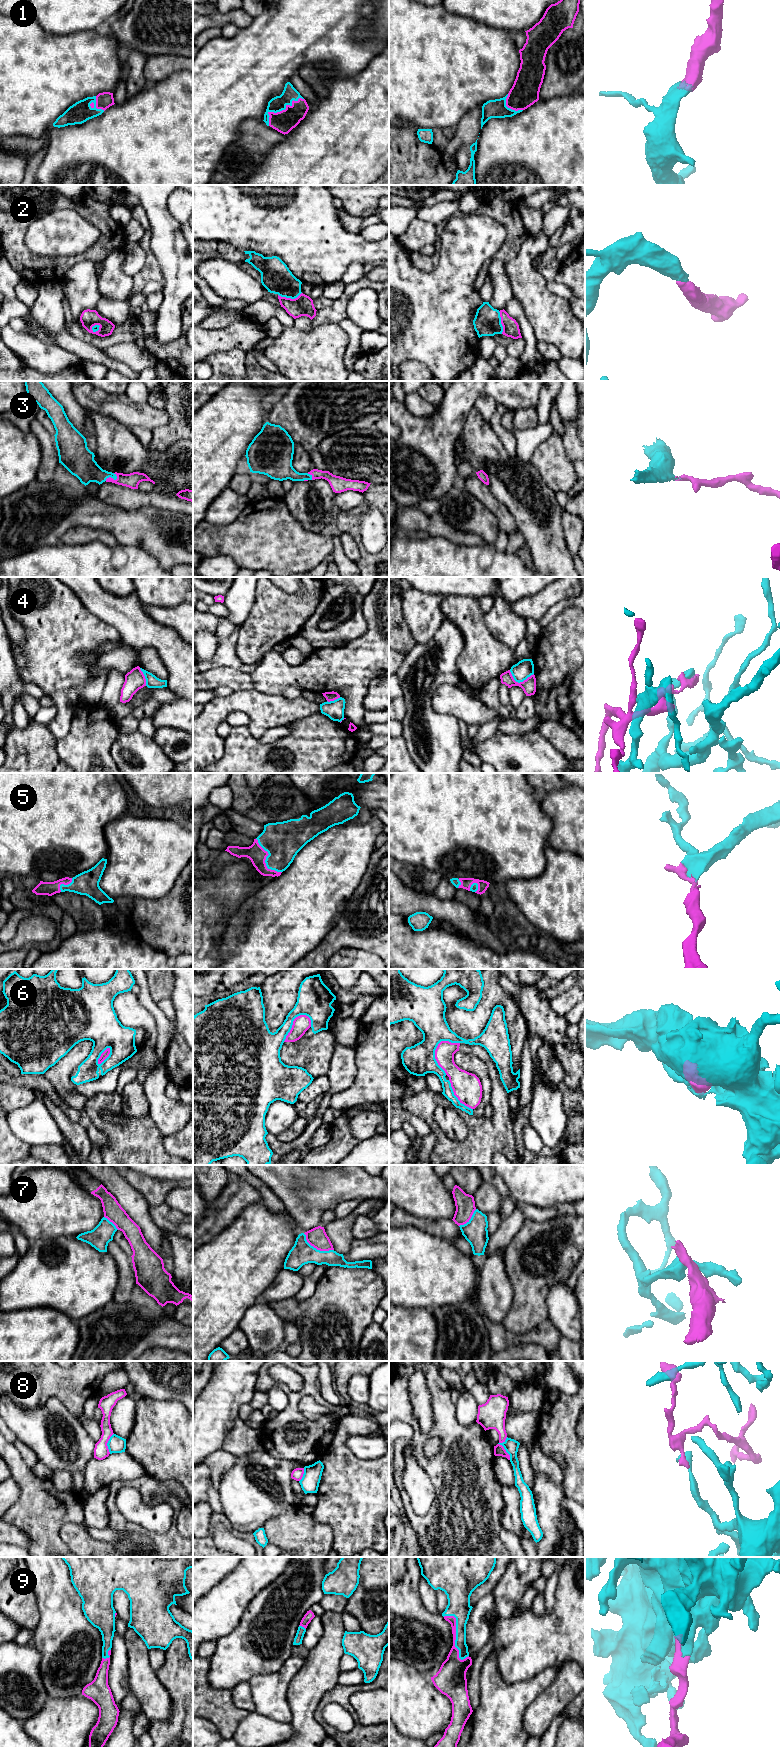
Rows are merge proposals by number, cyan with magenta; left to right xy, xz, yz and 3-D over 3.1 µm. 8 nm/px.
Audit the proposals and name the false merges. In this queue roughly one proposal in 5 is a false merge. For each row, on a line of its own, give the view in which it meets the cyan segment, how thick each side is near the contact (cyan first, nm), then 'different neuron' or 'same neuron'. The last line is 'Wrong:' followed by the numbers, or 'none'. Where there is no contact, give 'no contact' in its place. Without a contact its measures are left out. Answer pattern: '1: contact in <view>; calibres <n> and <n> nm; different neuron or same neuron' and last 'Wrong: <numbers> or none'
1: contact in xz; calibres 120 and 180 nm; same neuron
2: contact in xz; calibres 240 and 160 nm; same neuron
3: contact in xy; calibres 200 and 120 nm; same neuron
4: contact in yz; calibres 150 and 110 nm; different neuron
5: contact in xz; calibres 300 and 140 nm; same neuron
6: contact in yz; calibres 240 and 160 nm; different neuron
7: contact in xz; calibres 180 and 160 nm; different neuron
8: contact in yz; calibres 120 and 90 nm; different neuron
9: contact in yz; calibres 180 and 160 nm; same neuron
Wrong: 4, 6, 7, 8

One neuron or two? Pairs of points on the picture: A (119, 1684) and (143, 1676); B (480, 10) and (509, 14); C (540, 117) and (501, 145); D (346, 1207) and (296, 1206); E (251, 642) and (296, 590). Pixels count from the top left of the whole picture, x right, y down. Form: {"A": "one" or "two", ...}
{"A": "two", "B": "one", "C": "one", "D": "two", "E": "two"}

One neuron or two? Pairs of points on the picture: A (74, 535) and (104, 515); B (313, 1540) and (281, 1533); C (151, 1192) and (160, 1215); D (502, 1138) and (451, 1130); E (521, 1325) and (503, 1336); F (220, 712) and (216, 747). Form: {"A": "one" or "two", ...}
{"A": "two", "B": "one", "C": "two", "D": "two", "E": "two", "F": "one"}

